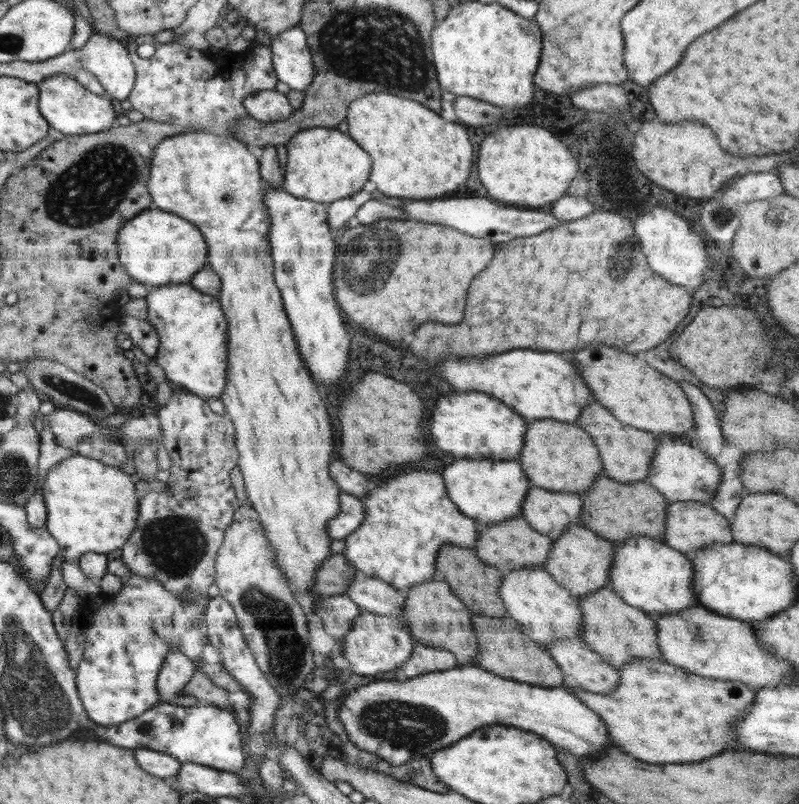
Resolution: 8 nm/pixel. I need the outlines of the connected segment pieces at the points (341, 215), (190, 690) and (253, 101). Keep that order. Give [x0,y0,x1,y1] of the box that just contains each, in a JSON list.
[[328,180,376,235],[181,670,232,709],[242,89,294,123]]

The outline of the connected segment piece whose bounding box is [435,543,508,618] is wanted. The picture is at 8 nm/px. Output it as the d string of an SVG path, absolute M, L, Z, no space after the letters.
M444 544L437 552L435 570L444 574L444 581L449 584L451 591L467 606L471 615L484 614L494 618L507 616L499 588L503 581L503 572L486 564L477 556L477 552L471 549L464 549L456 544Z

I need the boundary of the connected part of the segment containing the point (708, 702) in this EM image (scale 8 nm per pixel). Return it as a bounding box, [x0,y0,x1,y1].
[566,658,755,764]

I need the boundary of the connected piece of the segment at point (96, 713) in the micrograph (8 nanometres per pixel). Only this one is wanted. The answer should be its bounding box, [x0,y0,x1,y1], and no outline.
[76,574,210,727]

